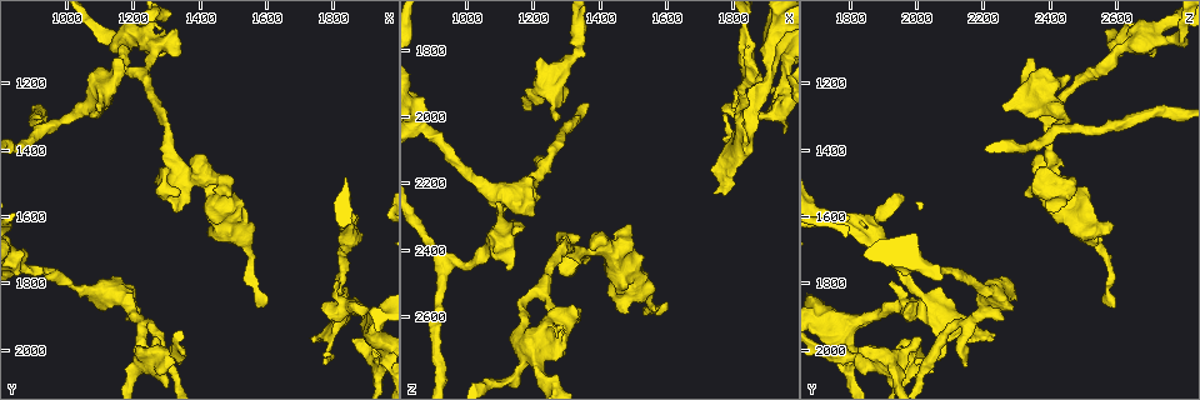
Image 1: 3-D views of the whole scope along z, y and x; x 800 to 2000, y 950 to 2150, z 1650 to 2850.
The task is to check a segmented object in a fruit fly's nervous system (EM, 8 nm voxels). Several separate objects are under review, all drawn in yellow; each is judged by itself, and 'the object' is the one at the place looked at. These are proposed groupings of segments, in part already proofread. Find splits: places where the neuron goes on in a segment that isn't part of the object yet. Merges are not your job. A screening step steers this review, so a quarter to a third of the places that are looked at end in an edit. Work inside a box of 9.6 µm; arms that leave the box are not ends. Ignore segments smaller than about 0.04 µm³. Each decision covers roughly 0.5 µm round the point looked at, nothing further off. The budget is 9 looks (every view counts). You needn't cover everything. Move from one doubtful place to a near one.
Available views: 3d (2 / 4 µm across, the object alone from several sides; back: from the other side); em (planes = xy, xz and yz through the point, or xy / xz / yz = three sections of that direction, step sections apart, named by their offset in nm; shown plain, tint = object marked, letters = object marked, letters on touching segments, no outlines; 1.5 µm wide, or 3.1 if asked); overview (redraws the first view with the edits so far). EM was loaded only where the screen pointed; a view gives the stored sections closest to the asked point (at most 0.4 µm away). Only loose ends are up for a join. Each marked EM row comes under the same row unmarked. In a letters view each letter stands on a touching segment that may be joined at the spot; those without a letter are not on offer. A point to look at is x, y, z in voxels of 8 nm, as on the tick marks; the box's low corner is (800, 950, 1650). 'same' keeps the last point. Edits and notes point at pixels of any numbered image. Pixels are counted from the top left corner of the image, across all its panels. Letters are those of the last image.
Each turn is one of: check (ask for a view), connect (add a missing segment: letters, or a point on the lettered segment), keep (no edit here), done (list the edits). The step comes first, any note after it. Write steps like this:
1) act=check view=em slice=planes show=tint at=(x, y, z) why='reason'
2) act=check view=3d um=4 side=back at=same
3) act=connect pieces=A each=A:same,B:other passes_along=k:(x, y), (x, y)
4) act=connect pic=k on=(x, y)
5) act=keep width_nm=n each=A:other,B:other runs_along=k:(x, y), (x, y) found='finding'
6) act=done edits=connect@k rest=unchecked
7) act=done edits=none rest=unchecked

act=check view=em slice=planes show=letters at=(1130, 1180, 2460) why='thick end'

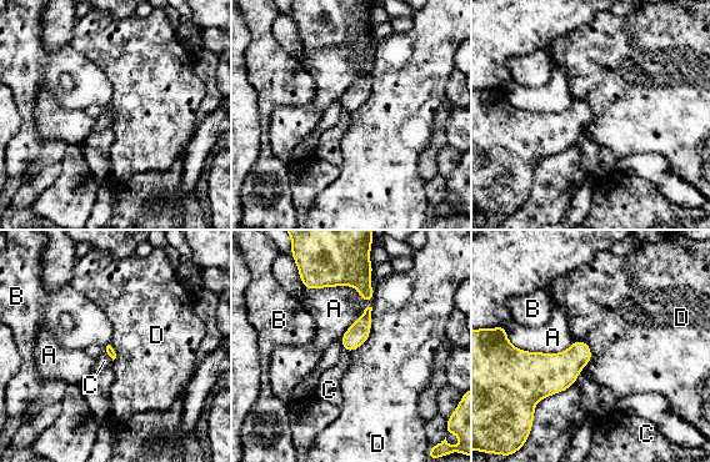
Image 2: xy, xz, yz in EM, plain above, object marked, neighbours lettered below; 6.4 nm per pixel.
act=keep longest_contact=A:440nm each=A:other,B:other,C:other,D:other border=2:(373, 307), (370, 335), (350, 352) found='no lettered segment goes on from it'

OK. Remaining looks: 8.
act=check view=3d um=2 at=(1090, 1260, 2260) why='an open end'

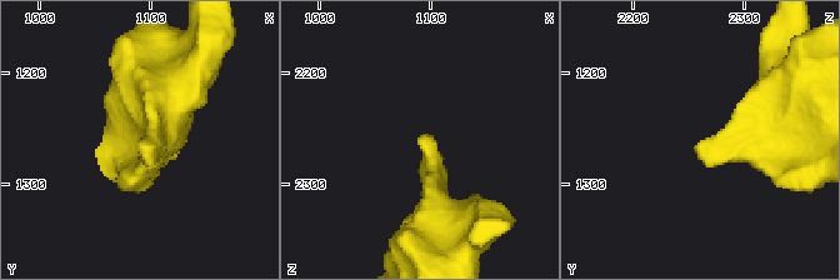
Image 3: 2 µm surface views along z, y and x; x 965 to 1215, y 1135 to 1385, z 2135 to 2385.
act=check view=em slice=planes show=letters at=(1090, 1262, 2256) why='need the tissue'

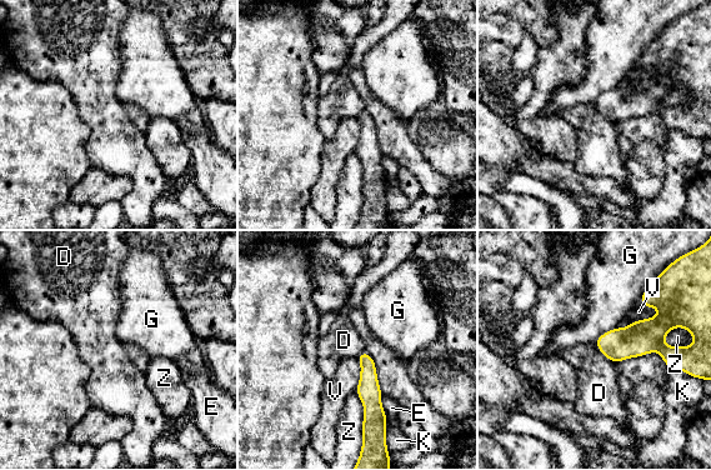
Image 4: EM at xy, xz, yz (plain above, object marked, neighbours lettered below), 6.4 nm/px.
act=keep longest_contact=Z:360nm each=D:other,E:other,G:other,K:other,V:other,Z:other runs_along=4:(364, 355), (367, 364), (371, 423) found='no lettered segment goes on from it'

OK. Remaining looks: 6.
act=check view=3d um=2 at=(1570, 1870, 2590) why='thin end'

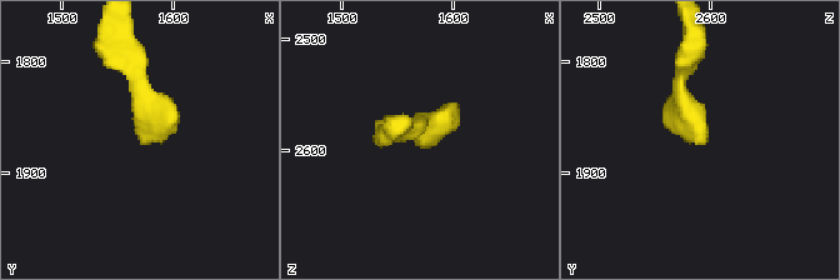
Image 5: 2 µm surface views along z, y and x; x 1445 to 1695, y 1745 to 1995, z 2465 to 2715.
act=check view=em slice=yz step=8 show=letters at=(1570, 1872, 2590)

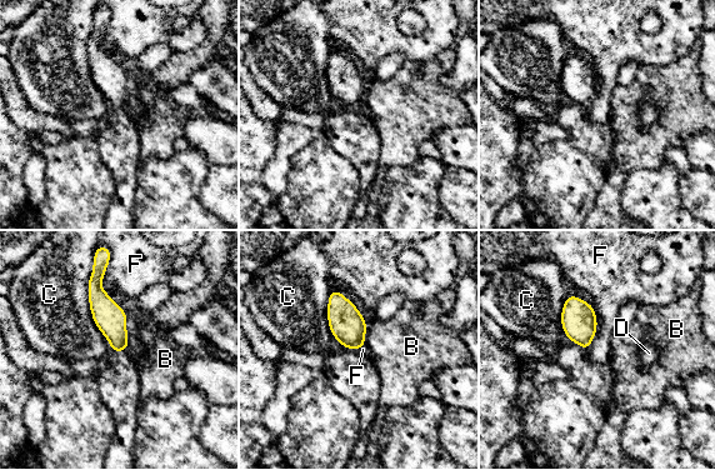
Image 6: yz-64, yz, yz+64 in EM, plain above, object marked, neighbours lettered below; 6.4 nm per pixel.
act=keep longest_contact=C:550nm each=B:other,C:other,D:other,F:other border=6:(91, 268), (88, 305), (111, 350) found='no lettered segment goes on from it'

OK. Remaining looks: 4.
act=check view=3d um=4 at=(1220, 2000, 1830) why='free end'

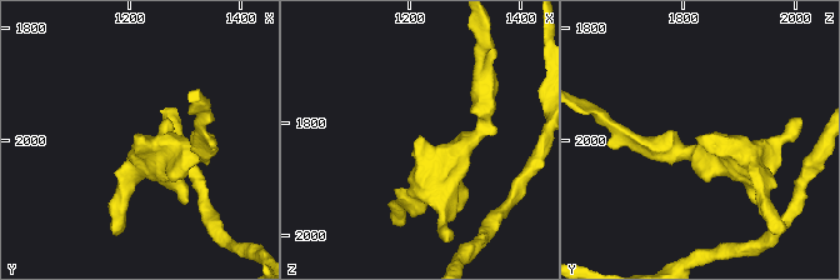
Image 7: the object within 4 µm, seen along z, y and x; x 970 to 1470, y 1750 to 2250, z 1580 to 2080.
act=check view=em slice=planes show=letters at=(1215, 2000, 1830) why='now the EM'

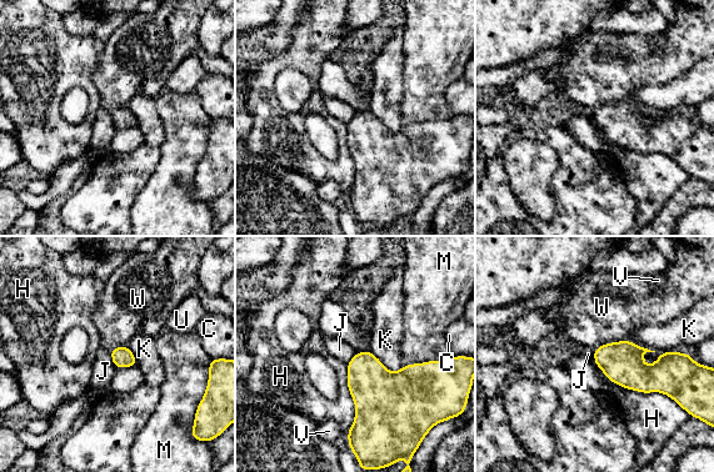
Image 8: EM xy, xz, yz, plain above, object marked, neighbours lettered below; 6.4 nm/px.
act=keep each=C:other,H:other,J:other,K:other,M:other,U:other,V:other,W:other border=8:(592, 351), (594, 363), (609, 381) found='no lettered segment goes on from it'

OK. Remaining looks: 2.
act=done edits=none rest=unchecked

